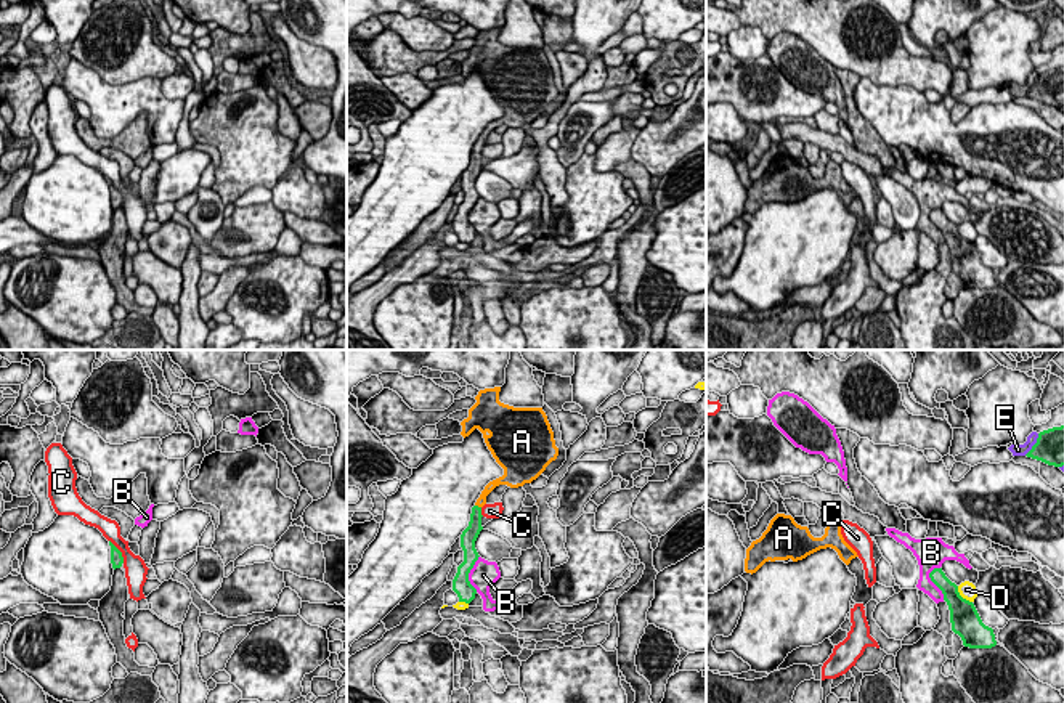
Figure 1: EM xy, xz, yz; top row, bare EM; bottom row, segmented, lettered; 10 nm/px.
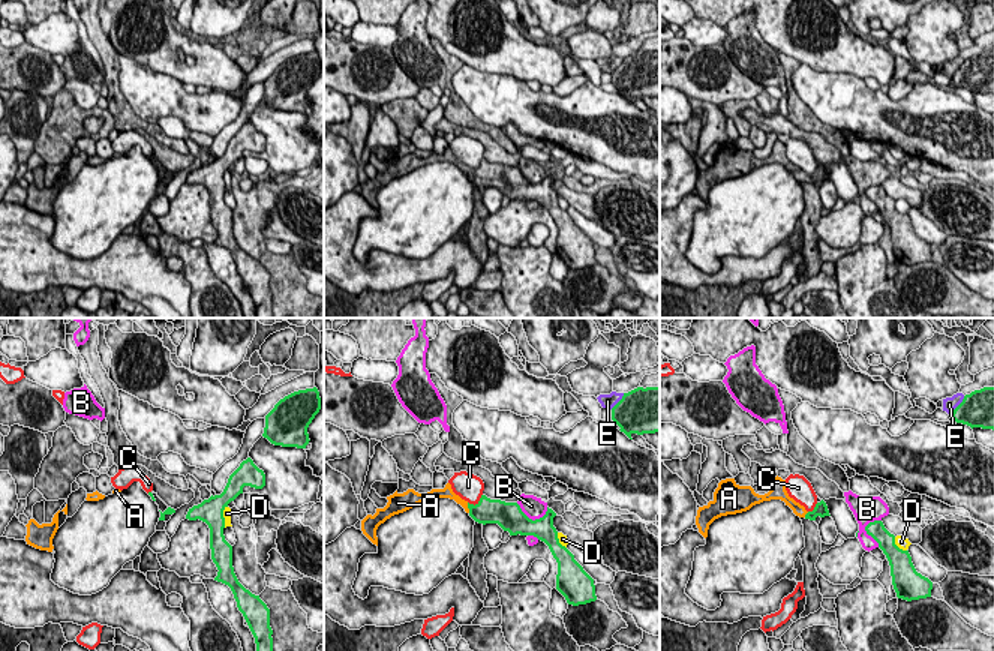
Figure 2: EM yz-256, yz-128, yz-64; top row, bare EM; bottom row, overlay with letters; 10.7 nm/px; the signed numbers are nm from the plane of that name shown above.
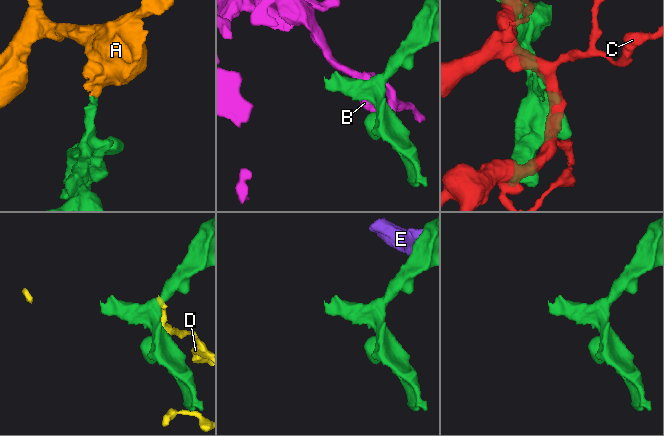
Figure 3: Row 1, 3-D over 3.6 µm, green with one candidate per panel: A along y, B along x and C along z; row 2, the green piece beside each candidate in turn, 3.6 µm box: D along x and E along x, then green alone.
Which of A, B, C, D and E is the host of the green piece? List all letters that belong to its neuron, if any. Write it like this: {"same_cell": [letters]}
{"same_cell": ["A"]}

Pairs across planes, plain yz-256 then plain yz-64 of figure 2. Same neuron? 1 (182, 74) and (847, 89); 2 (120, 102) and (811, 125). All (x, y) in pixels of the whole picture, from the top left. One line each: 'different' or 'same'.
1: different
2: same

